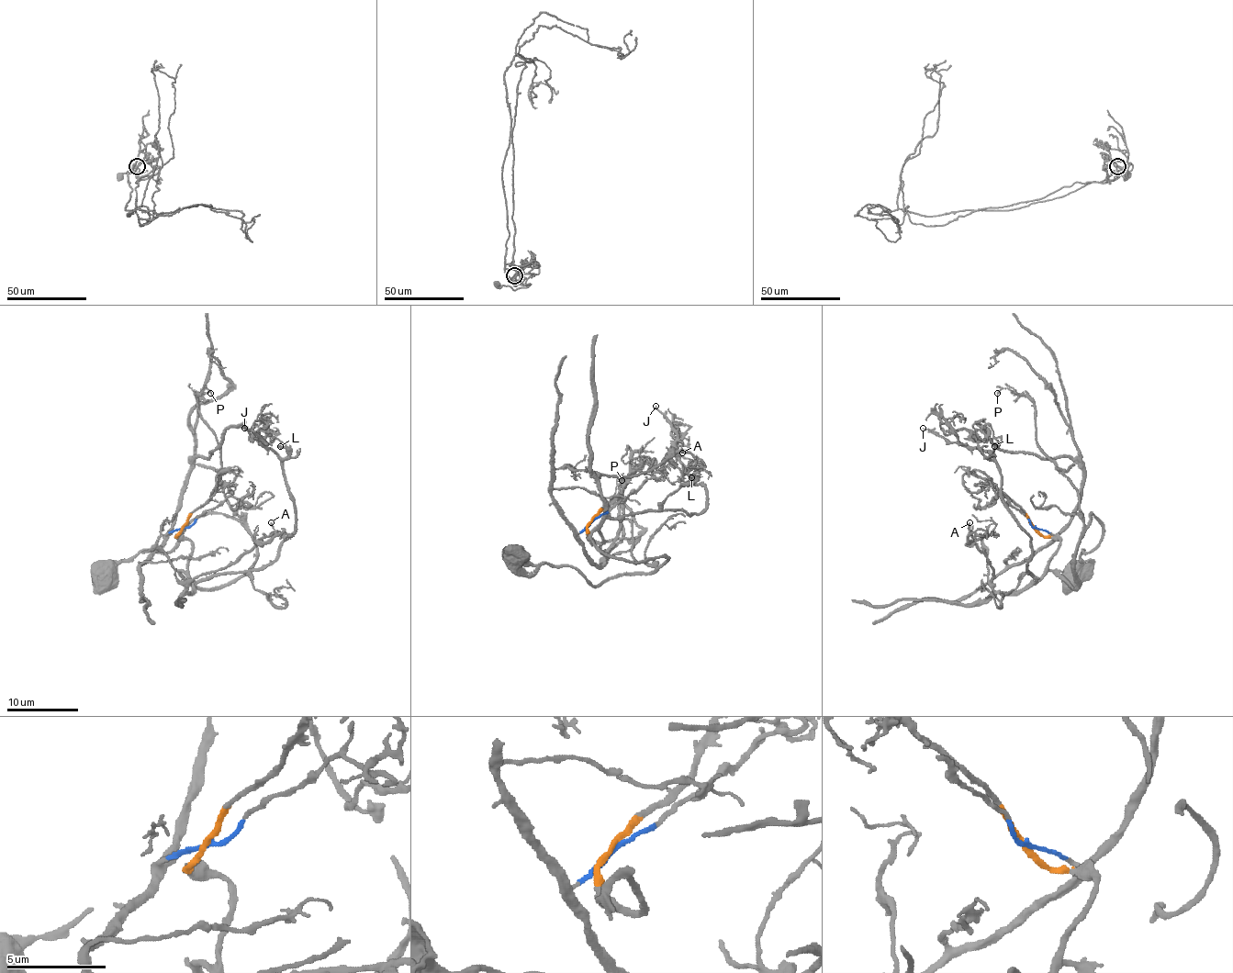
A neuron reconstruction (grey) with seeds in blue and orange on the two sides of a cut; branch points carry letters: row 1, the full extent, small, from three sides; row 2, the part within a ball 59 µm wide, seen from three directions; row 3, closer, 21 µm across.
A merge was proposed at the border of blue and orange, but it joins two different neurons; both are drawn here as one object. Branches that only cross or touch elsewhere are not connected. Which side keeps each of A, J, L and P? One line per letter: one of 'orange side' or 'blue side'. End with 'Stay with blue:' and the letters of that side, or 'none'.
A: orange side
J: orange side
L: orange side
P: orange side
Stay with blue: none

